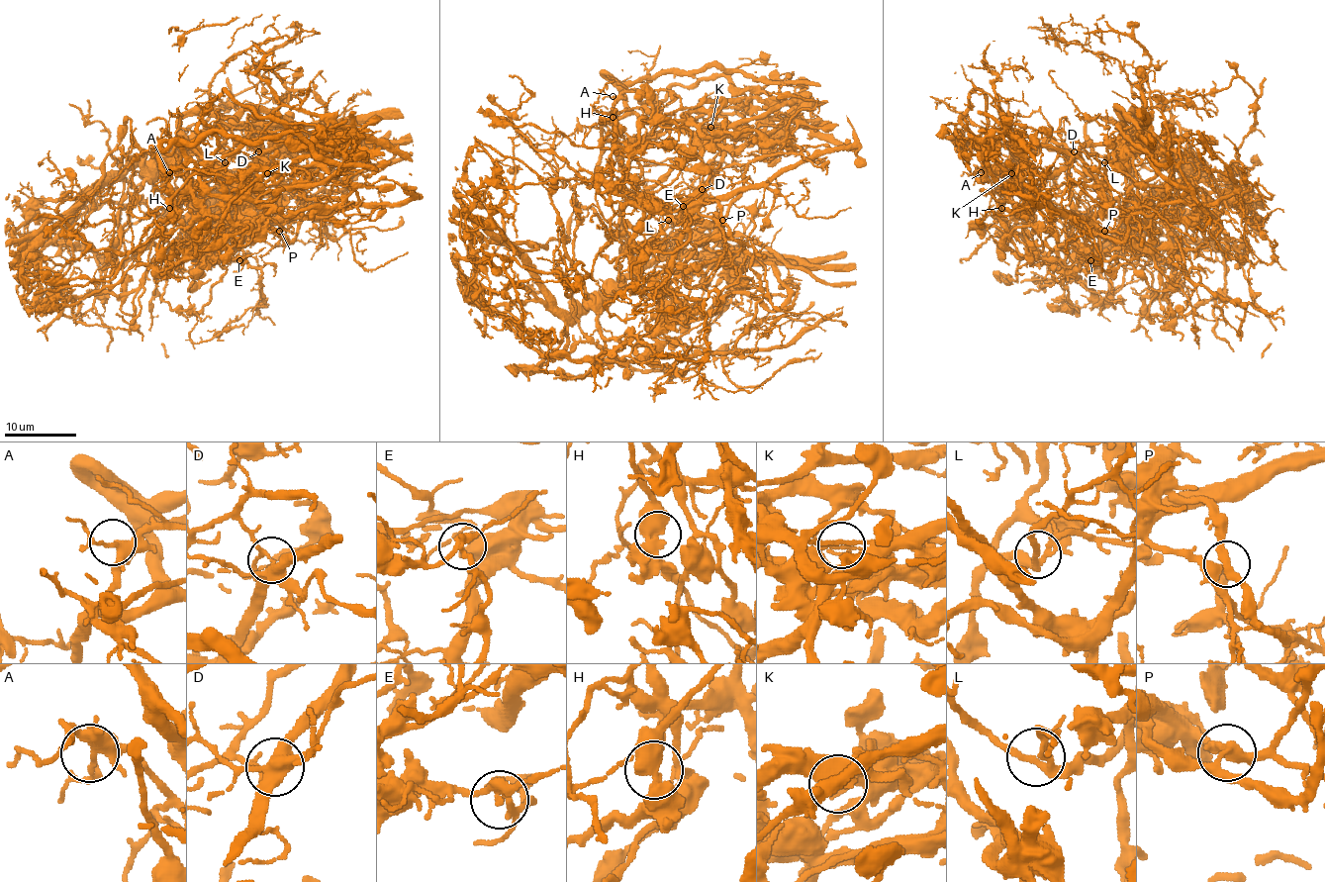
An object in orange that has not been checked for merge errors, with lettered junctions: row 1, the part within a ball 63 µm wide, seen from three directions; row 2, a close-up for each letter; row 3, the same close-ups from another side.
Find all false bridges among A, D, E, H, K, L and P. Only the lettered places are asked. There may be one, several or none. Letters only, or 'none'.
D, E, H, K, P

